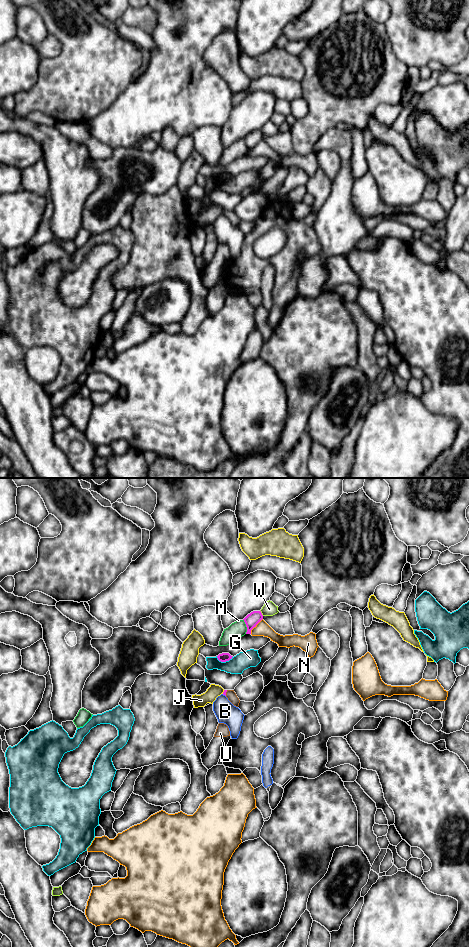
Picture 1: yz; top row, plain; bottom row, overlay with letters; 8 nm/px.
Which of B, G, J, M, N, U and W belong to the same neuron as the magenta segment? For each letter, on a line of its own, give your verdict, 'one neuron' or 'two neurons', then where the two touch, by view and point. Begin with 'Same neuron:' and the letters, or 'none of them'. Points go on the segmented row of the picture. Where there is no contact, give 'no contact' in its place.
Same neuron: U
B: two neurons | yz (224, 694)
G: two neurons | yz (224, 661)
J: two neurons | yz (223, 692)
M: two neurons | yz (246, 626)
N: two neurons | yz (255, 626)
U: one neuron | yz (225, 693)
W: two neurons | yz (261, 613)

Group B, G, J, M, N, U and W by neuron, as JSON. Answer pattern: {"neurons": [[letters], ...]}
{"neurons": [["B"], ["G"], ["J"], ["M"], ["N"], ["U"], ["W"]]}

